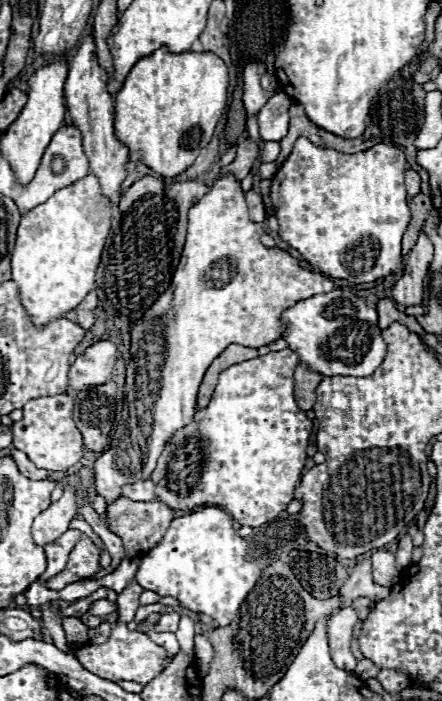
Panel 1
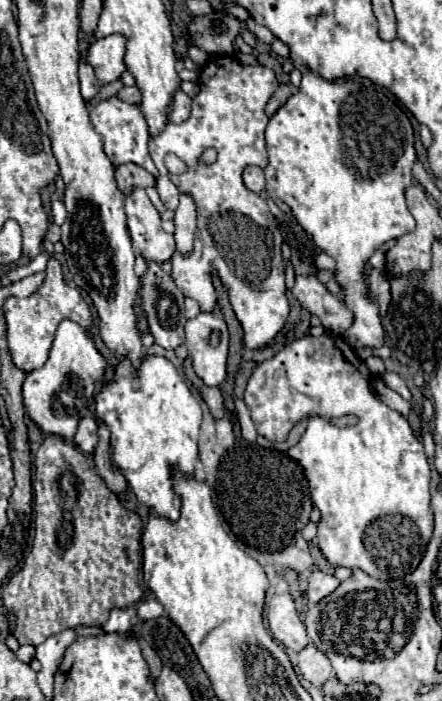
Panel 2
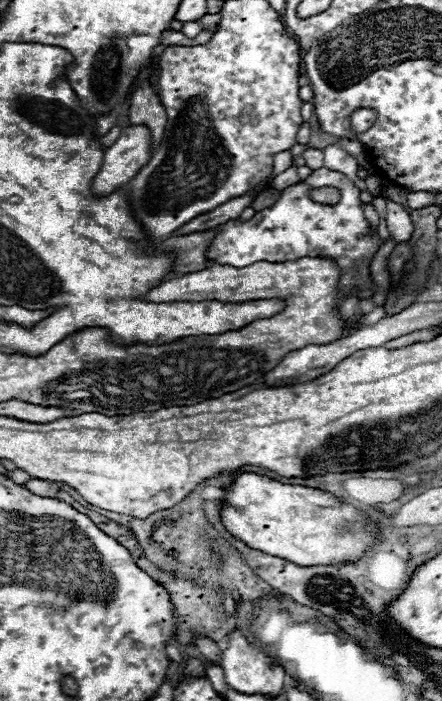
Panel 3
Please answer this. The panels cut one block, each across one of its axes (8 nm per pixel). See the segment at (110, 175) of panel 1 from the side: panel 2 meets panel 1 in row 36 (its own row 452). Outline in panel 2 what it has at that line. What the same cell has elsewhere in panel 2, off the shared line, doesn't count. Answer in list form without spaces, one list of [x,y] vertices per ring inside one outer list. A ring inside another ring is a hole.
[[[84,418],[80,420],[78,424],[78,432],[74,436],[74,442],[76,446],[84,452],[84,454],[92,454],[94,448],[96,448],[96,442],[98,442],[98,422],[94,418]]]

